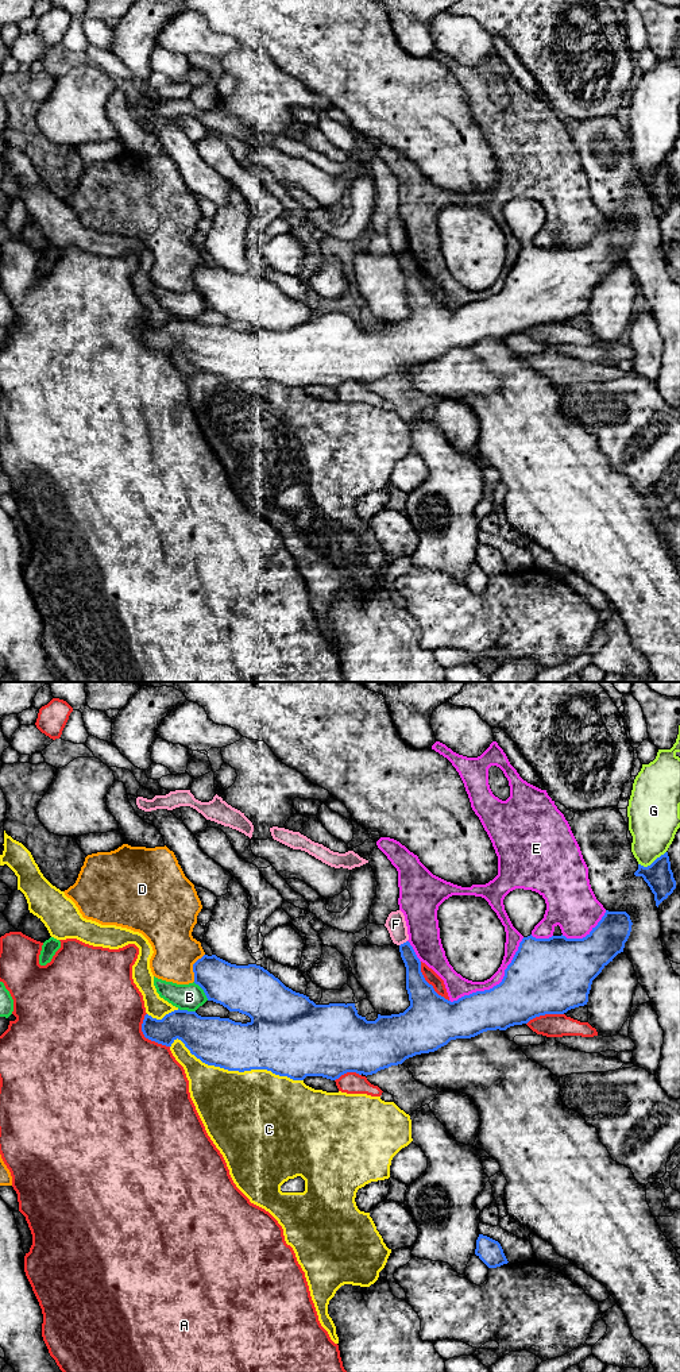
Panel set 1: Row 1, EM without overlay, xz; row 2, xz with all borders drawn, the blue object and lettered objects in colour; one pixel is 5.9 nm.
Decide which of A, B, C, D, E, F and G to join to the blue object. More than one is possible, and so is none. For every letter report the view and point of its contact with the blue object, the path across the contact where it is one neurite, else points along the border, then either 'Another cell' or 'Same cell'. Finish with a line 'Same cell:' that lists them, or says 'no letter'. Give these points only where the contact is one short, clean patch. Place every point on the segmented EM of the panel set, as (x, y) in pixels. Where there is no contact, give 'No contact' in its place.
A: Touches blue at xz (146, 1037). Another cell
B: Touches blue at xz (203, 989). Another cell
C: Touches blue at xz (236, 1070). Another cell
D: Touches blue at xz (193, 967). Another cell
E: Touches blue at xz (497, 985). Another cell
F: Touches blue at xz (404, 943). Boundary: xz (406, 940), (400, 945). Another cell
G: Touches blue at xz (653, 862). Another cell
Same cell: no letter

